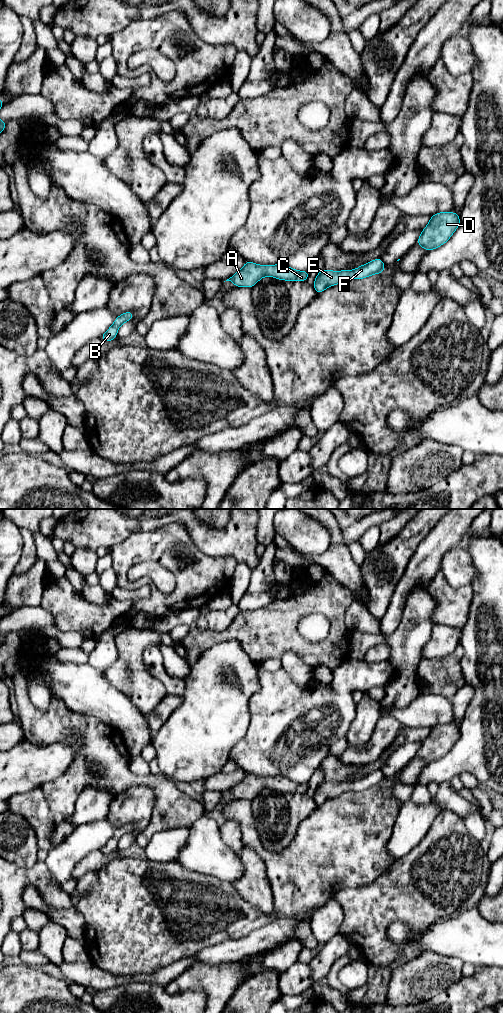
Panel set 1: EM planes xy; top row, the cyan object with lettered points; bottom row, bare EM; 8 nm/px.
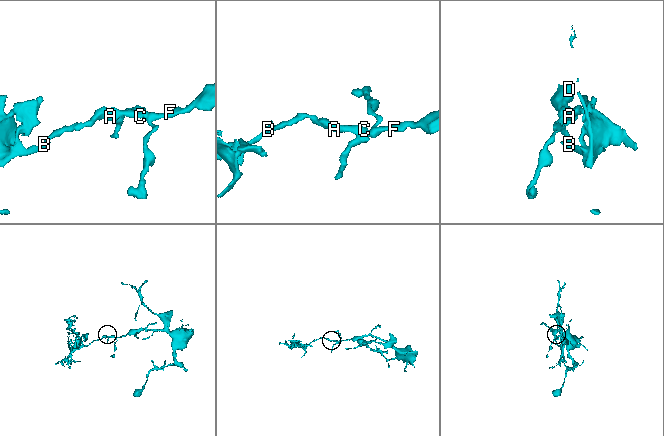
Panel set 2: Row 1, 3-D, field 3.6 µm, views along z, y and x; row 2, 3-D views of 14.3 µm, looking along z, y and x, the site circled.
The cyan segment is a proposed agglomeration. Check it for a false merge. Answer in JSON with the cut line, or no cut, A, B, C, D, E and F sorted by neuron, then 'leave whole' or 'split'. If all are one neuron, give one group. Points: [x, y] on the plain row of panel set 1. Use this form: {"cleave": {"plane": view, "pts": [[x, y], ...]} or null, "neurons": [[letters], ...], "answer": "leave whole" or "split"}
{"cleave": null, "neurons": [["A", "B", "C", "D", "E", "F"]], "answer": "leave whole"}

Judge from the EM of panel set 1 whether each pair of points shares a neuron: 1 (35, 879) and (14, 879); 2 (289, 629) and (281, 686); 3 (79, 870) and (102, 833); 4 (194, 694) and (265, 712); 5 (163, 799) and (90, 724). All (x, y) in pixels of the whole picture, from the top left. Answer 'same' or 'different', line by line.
1: same
2: different
3: different
4: different
5: same

